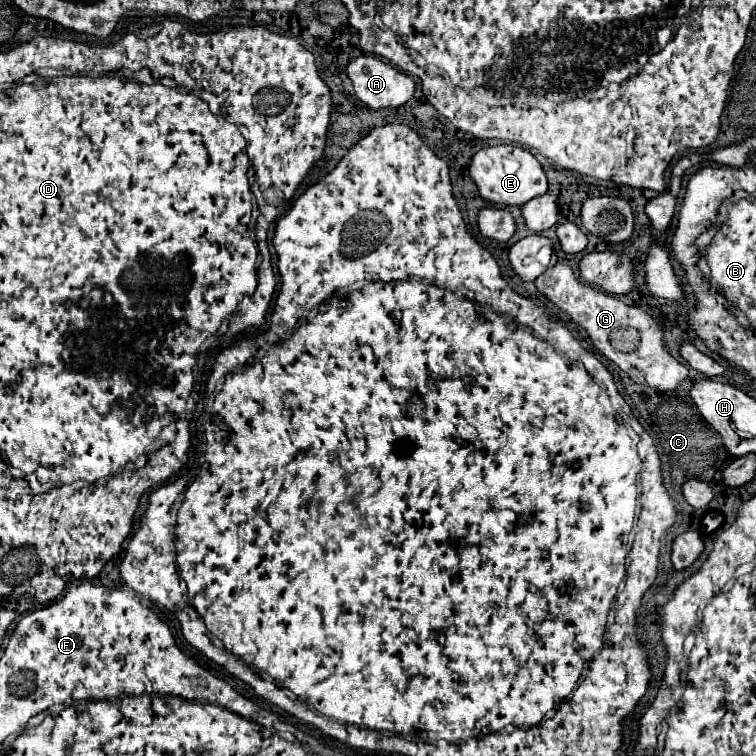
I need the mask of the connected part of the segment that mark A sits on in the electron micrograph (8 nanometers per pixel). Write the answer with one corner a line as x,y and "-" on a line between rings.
359,55
347,65
355,95
371,109
399,107
415,93
415,81
373,55

